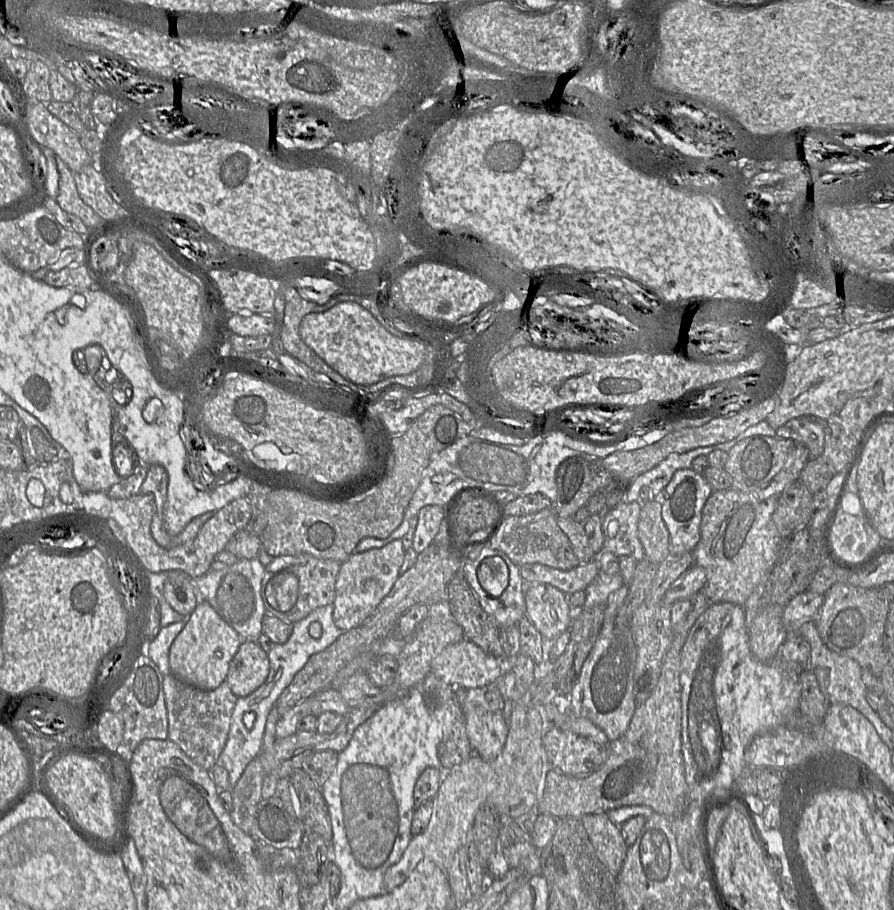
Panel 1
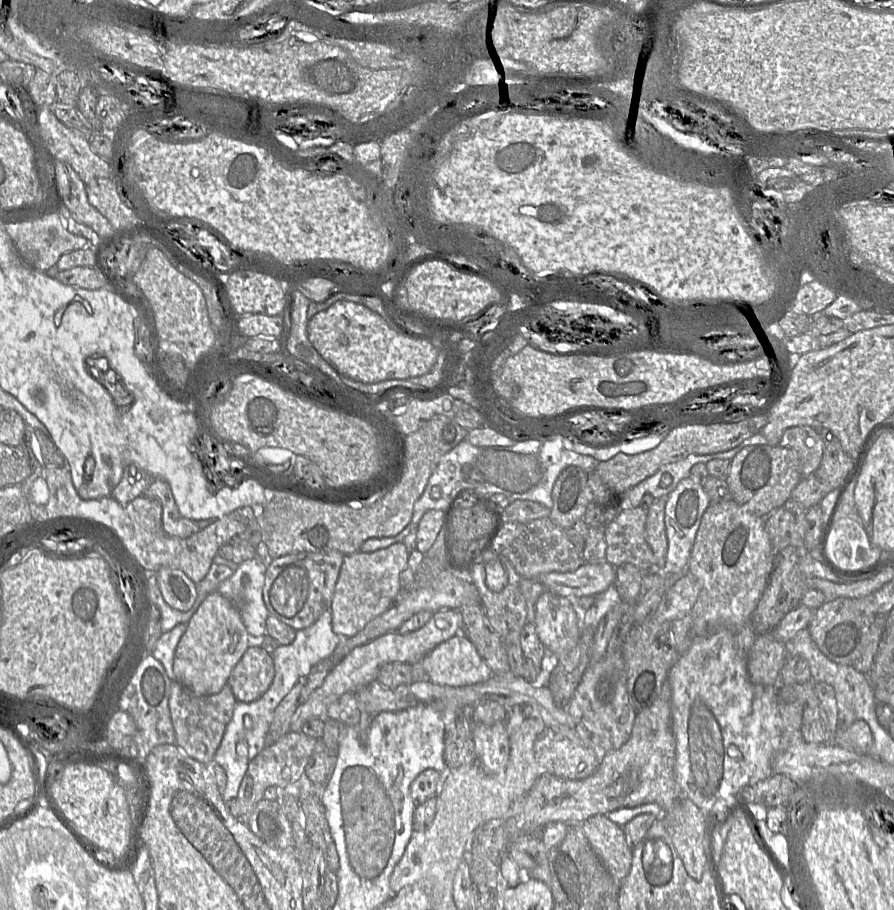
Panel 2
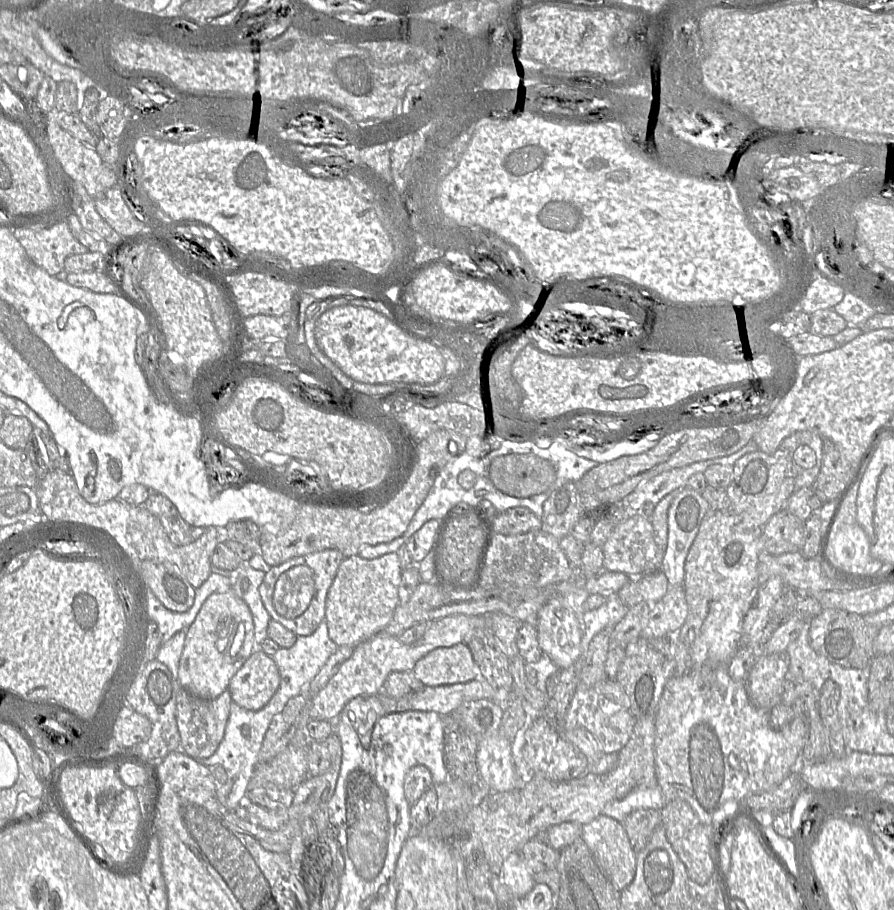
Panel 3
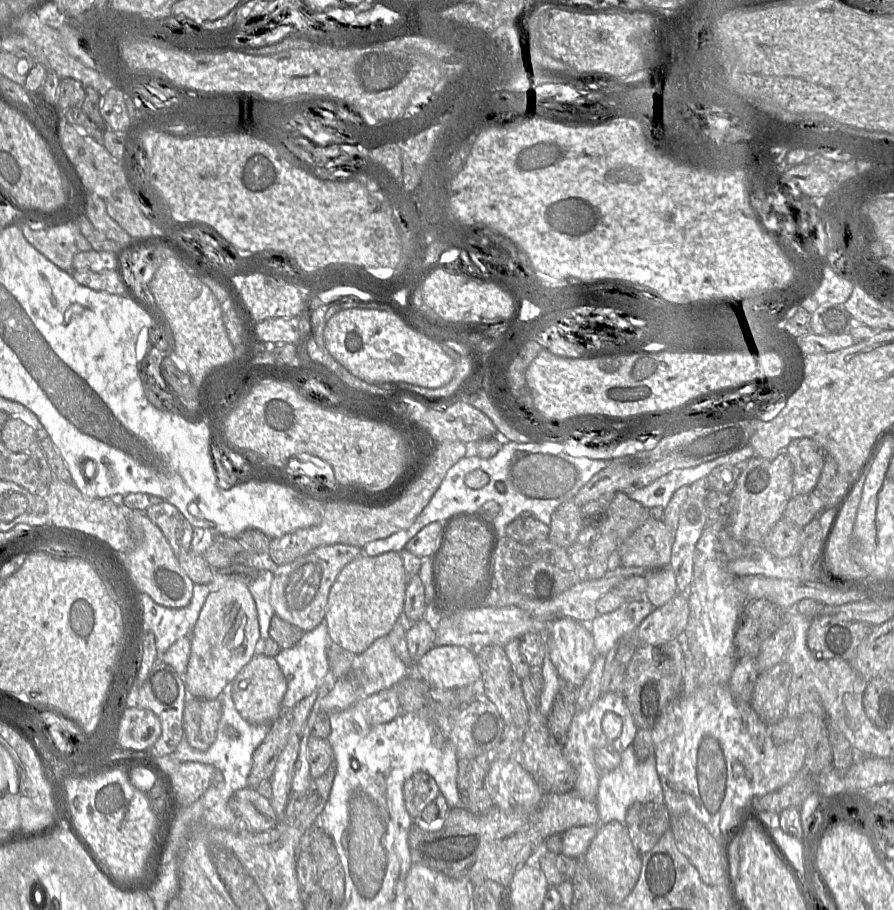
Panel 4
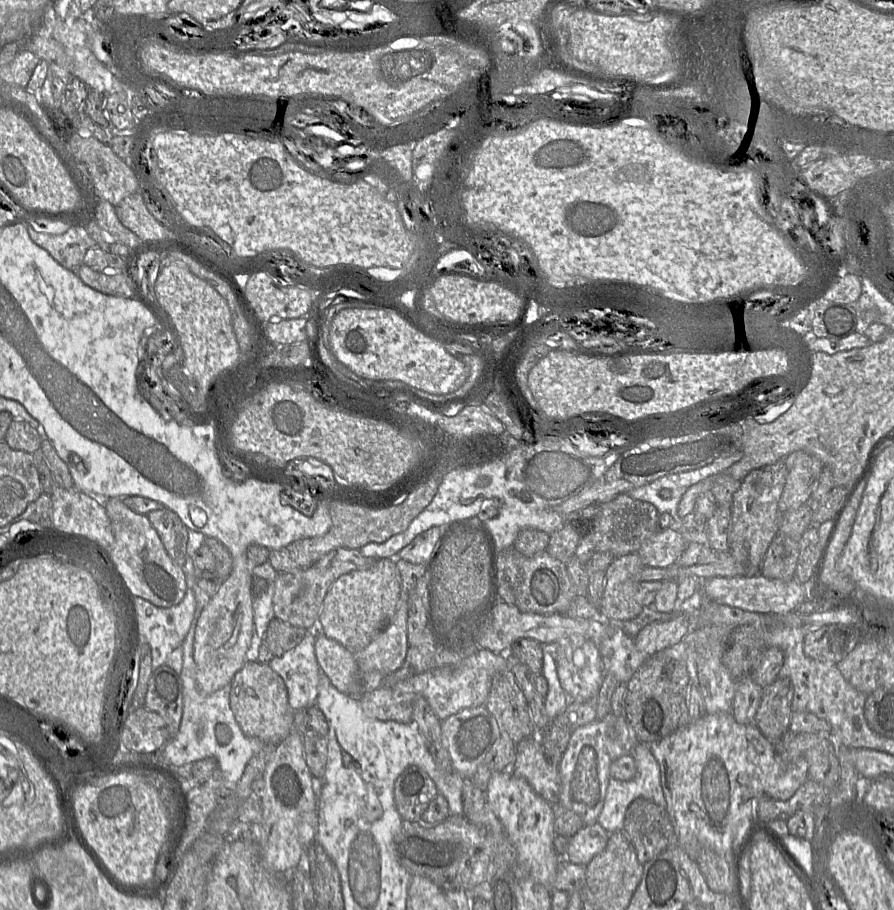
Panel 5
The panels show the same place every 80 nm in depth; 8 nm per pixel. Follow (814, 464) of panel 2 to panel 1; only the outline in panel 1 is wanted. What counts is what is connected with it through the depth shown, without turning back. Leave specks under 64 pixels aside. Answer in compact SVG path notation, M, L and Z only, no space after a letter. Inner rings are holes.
M793 418L776 430L776 436L804 444L809 450L809 460L823 454L825 434L821 426L809 418Z

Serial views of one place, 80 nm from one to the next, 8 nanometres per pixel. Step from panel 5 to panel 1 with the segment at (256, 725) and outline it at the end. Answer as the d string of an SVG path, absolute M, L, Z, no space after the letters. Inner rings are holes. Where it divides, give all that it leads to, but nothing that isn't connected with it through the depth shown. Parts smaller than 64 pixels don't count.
M243 640L230 661L226 682L237 697L244 697L266 681L269 671L268 653L258 642Z

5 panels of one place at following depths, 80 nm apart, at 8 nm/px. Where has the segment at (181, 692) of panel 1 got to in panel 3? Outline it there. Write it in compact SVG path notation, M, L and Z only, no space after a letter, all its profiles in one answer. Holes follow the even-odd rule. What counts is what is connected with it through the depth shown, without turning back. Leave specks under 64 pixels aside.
M181 688L176 700L176 721L184 753L196 760L203 760L216 752L224 737L231 703L228 689L214 699L203 699Z

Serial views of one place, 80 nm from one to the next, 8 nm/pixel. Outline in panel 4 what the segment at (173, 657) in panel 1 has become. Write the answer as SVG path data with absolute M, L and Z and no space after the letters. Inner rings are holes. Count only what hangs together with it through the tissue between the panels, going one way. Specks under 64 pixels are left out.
M226 580L222 587L208 594L191 631L190 655L183 676L188 695L217 699L255 655L258 639L257 611L248 584L244 580Z

